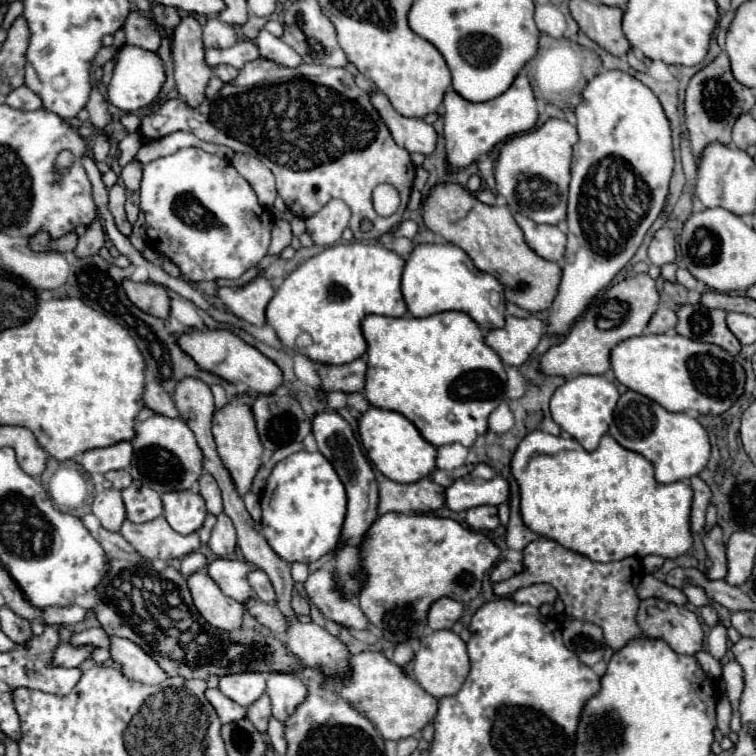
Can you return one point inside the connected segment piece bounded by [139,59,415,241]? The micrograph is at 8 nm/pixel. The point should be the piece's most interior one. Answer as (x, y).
(312, 126)

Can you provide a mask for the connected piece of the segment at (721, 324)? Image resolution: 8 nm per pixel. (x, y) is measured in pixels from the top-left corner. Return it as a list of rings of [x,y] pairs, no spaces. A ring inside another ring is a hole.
[[[679,305],[675,313],[679,319],[675,331],[679,335],[703,343],[715,343],[727,353],[739,355],[741,343],[729,331],[725,323],[727,313],[723,309],[709,309],[703,305]]]

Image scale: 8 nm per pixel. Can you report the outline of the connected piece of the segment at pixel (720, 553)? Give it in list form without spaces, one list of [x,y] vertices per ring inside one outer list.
[[[719,525],[711,527],[709,533],[703,533],[703,545],[705,551],[709,555],[709,559],[713,561],[713,567],[709,571],[711,579],[725,579],[725,545],[723,545],[723,531]]]

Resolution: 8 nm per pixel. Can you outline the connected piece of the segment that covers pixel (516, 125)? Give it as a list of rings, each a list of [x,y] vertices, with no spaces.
[[[521,71],[513,85],[499,97],[485,103],[471,103],[455,91],[447,91],[443,99],[445,107],[445,143],[447,143],[447,161],[451,169],[463,169],[469,163],[477,161],[481,153],[489,153],[497,143],[533,129],[537,121],[537,105],[533,97],[531,83]]]

